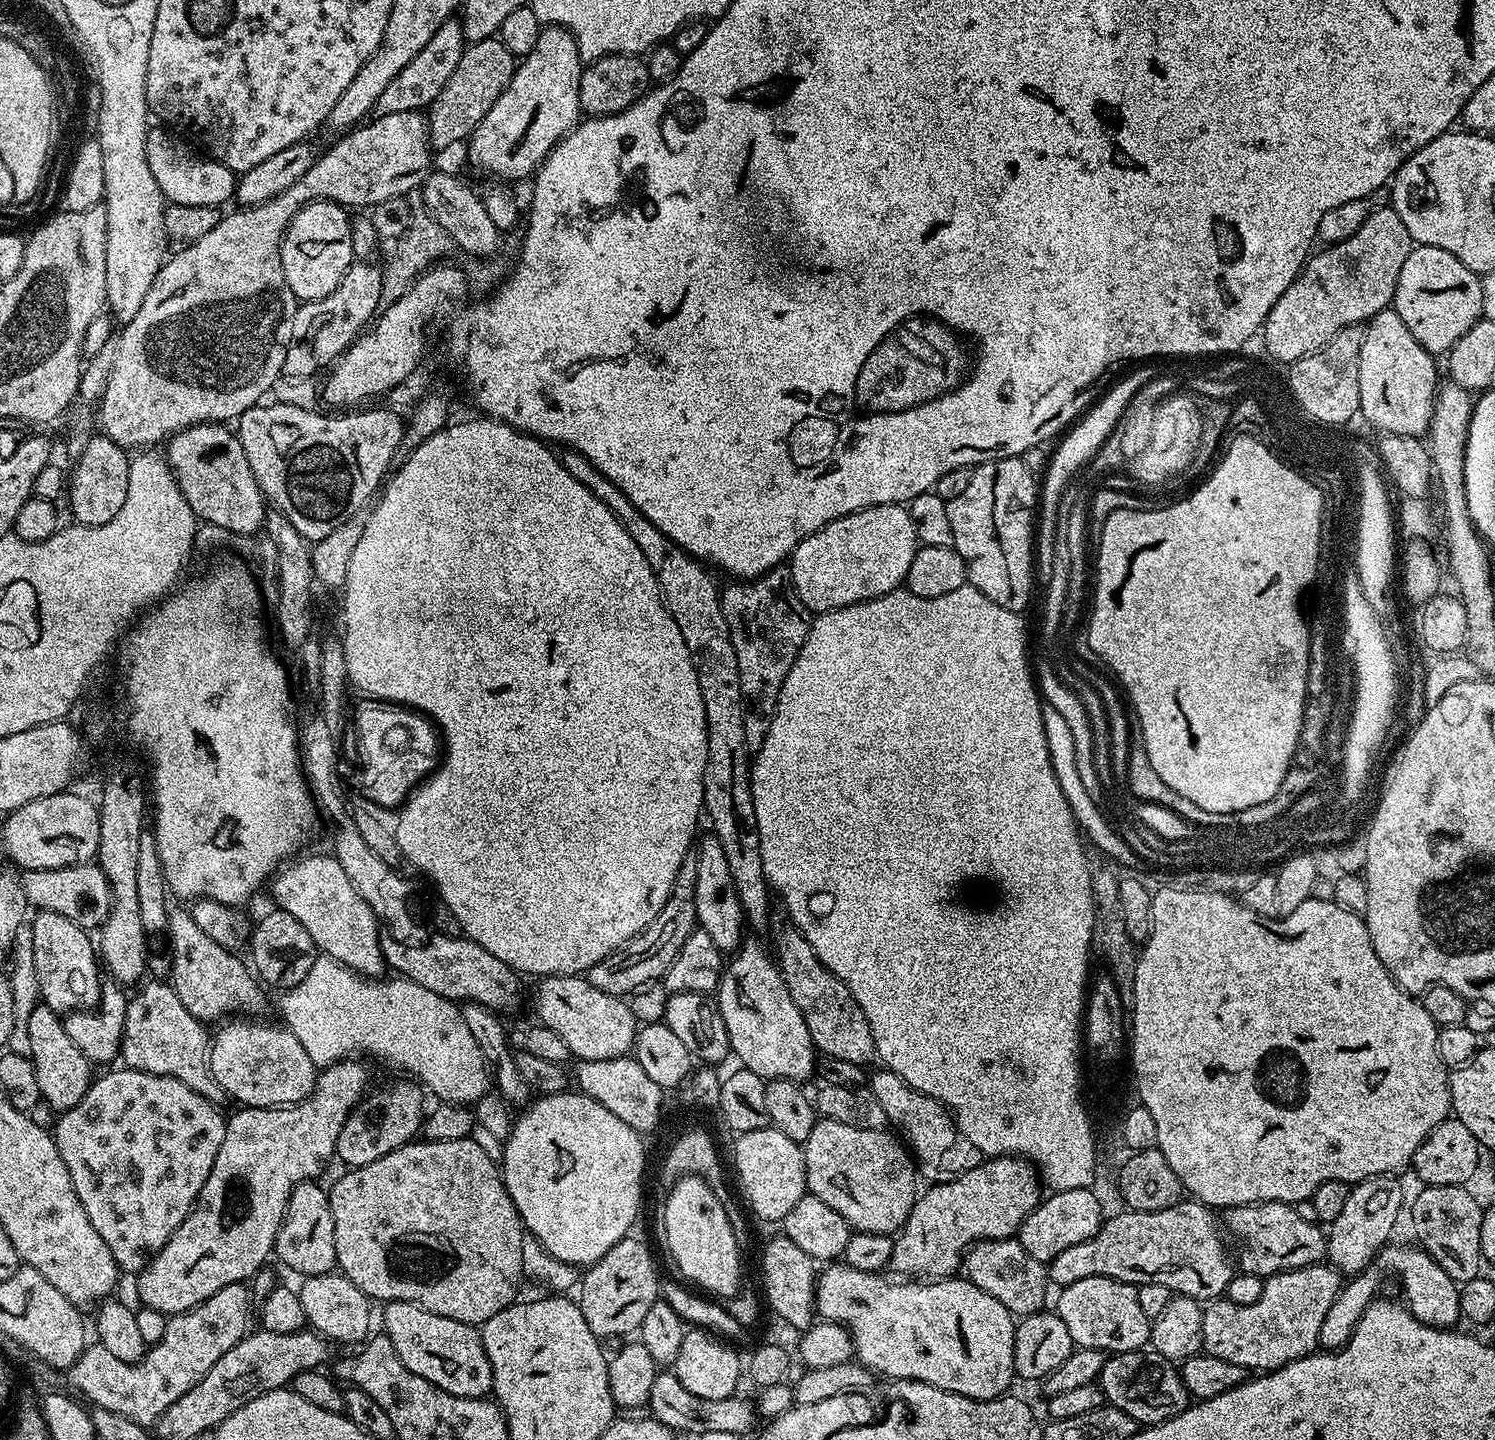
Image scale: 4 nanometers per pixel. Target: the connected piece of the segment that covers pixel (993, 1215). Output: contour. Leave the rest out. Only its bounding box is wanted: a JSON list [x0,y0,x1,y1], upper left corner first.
[890,1156,1042,1278]

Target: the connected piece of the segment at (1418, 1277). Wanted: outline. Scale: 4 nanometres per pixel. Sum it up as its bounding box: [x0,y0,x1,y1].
[1319,1242,1461,1351]

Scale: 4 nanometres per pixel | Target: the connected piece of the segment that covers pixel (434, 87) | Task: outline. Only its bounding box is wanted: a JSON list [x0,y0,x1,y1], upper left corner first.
[374,18,466,116]

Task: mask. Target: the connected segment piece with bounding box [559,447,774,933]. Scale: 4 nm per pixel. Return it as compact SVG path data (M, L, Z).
M565 447L559 453L559 457L562 466L566 466L566 471L578 482L582 482L582 486L586 486L586 490L590 490L594 498L603 502L616 515L618 522L626 530L626 534L630 534L630 538L638 542L638 550L646 554L646 562L650 562L650 566L656 572L660 595L664 598L668 613L674 618L674 622L678 622L678 630L682 630L682 638L686 638L686 646L690 650L698 674L698 686L702 686L702 702L706 706L708 757L704 771L703 811L706 813L706 820L712 823L711 831L718 838L718 842L722 842L722 850L726 853L727 864L730 865L730 874L734 878L734 890L738 890L738 902L742 902L747 927L751 931L753 928L756 932L766 931L767 933L770 928L770 917L774 912L772 909L774 896L768 886L768 874L762 870L760 825L754 814L750 753L746 746L744 699L742 698L742 686L738 682L738 654L734 654L734 642L730 642L730 630L722 614L718 584L712 581L711 574L713 573L701 561L691 556L686 550L682 550L670 538L666 538L666 534L662 534L662 530L658 530L658 526L654 526L654 522L650 522L650 518L646 518L646 514L642 514L642 510L638 510L638 506L634 506L634 502L630 502L626 494L622 494L622 490L618 490L618 486L614 486L614 482L610 482L610 478L606 478L606 474L602 474L602 470L598 470L598 466L590 462L590 458L578 454L570 447Z

